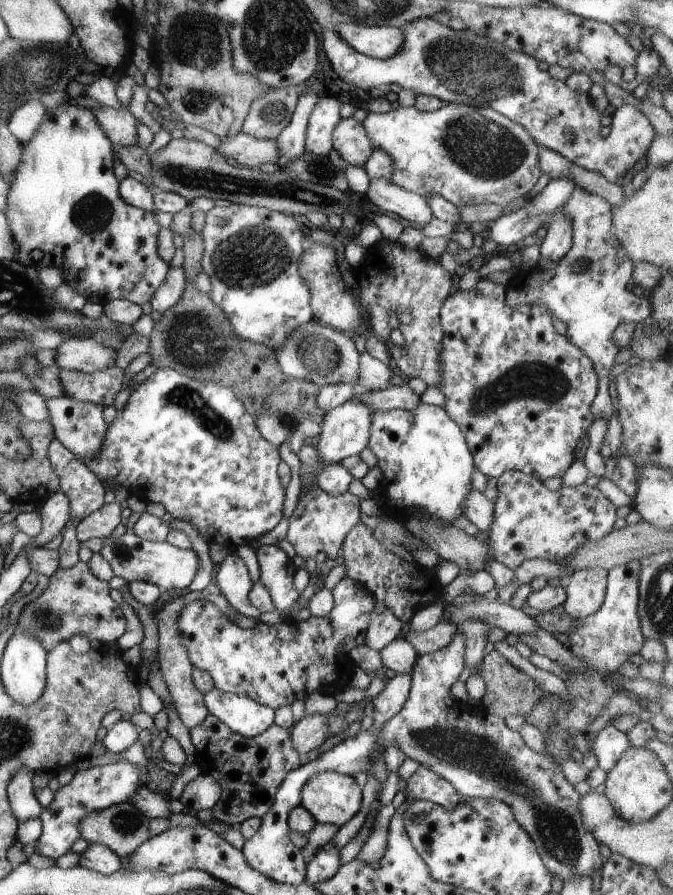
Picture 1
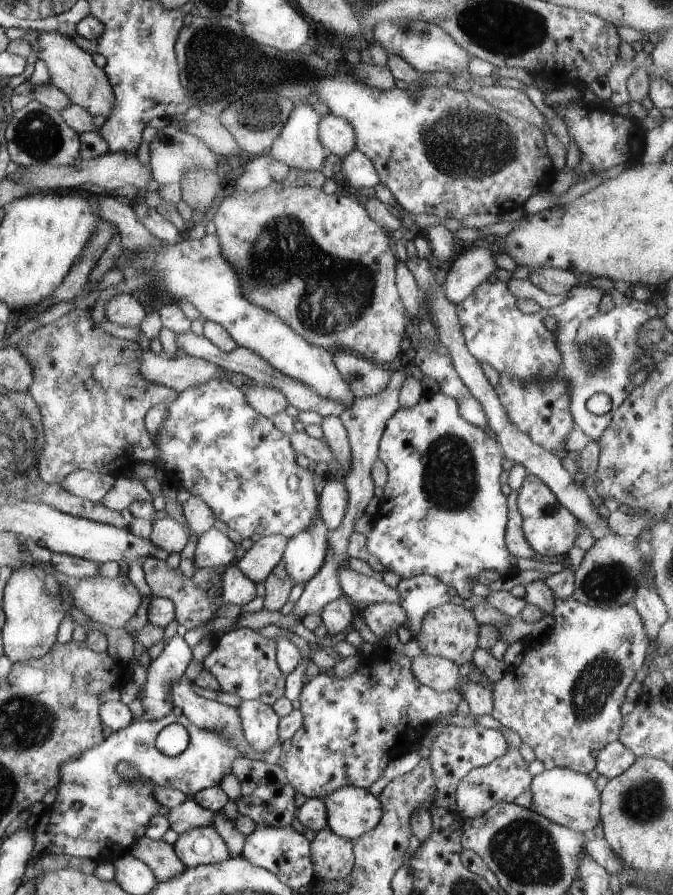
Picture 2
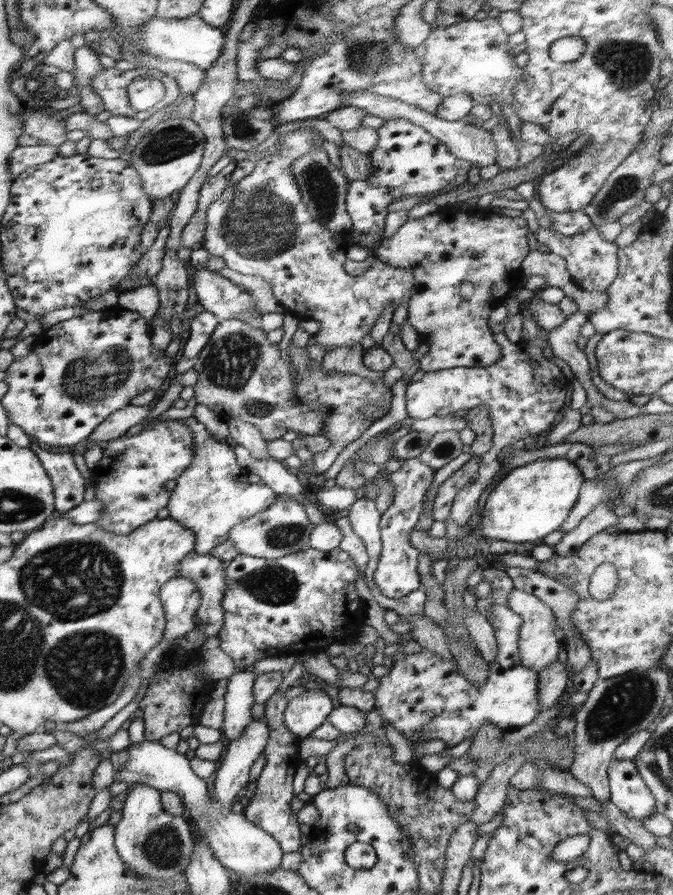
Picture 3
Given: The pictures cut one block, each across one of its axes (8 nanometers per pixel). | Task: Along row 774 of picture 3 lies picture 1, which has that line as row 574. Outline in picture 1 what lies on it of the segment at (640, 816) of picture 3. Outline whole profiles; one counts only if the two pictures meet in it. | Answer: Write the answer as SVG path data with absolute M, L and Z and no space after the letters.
M628 561L612 567L607 576L605 599L600 608L593 615L573 620L574 624L568 632L571 638L569 647L575 655L583 658L591 666L591 672L580 676L568 673L569 680L564 682L572 698L572 710L567 710L558 696L544 696L525 718L526 722L536 726L543 736L552 725L556 725L561 733L566 733L571 744L571 759L578 764L582 764L584 755L576 749L572 734L575 731L585 734L588 726L600 715L612 694L620 691L611 681L611 674L619 672L620 666L626 660L630 660L632 654L639 653L645 643L638 614L640 573L639 561Z

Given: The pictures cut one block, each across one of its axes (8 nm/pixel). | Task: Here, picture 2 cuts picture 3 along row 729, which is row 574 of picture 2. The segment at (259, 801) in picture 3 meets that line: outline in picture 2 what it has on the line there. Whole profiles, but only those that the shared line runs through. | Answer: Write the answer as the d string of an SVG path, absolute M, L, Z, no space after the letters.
M280 560L270 572L268 578L264 579L266 589L264 607L266 610L280 610L288 601L290 591L294 585L294 580L288 576L284 560Z

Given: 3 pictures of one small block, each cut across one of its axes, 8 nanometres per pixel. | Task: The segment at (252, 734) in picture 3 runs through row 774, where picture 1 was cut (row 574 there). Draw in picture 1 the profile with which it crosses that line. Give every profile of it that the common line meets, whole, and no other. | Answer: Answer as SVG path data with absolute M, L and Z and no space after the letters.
M231 553L220 563L214 578L230 606L244 616L259 618L261 612L248 600L253 582L246 564L236 553Z

